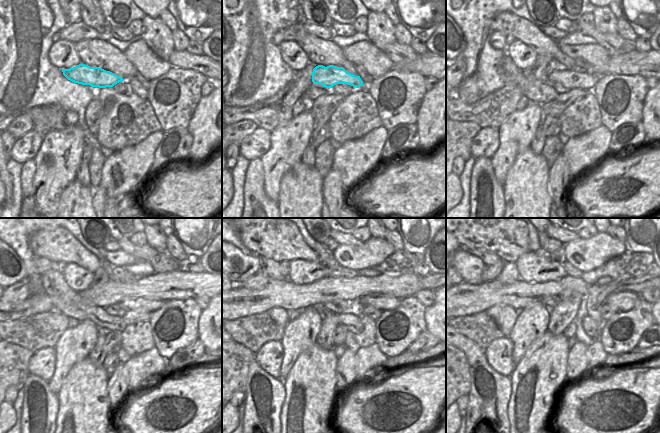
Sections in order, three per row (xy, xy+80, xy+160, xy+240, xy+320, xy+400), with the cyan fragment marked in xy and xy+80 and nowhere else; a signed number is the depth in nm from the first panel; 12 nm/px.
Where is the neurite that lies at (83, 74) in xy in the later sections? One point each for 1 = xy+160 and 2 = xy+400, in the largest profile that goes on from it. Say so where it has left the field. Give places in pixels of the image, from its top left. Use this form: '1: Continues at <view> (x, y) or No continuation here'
1: Continues at xy+160 (571, 79)
2: Continues at xy+400 (622, 301).

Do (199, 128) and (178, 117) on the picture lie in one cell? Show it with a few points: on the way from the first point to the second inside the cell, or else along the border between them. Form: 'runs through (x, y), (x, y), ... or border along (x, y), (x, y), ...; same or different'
border along (199, 101), (187, 127); different

